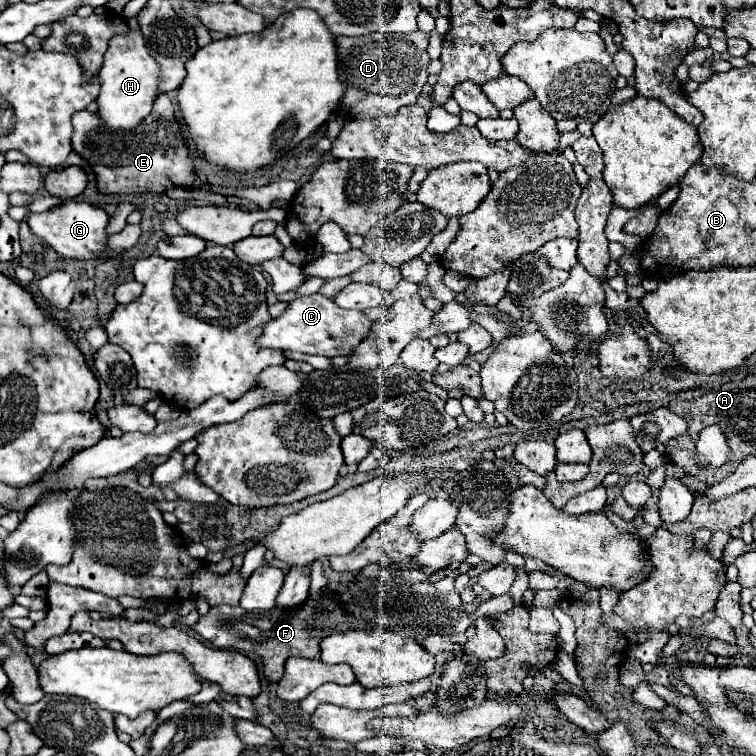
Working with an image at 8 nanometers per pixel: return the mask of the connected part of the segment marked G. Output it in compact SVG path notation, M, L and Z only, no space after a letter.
M75 200L63 202L57 210L49 210L43 214L29 214L27 220L35 236L43 238L57 254L75 260L91 260L107 250L107 242L109 242L109 234L105 230L107 222L109 216L105 214L103 208L97 208L87 202L75 202Z

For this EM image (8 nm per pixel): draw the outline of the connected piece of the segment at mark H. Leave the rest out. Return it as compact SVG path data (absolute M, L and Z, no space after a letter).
M131 28L129 32L111 38L99 78L101 78L101 94L97 96L97 104L99 104L99 114L107 122L107 126L115 130L131 130L151 112L161 74L159 74L159 64L147 52L143 34L139 30Z

